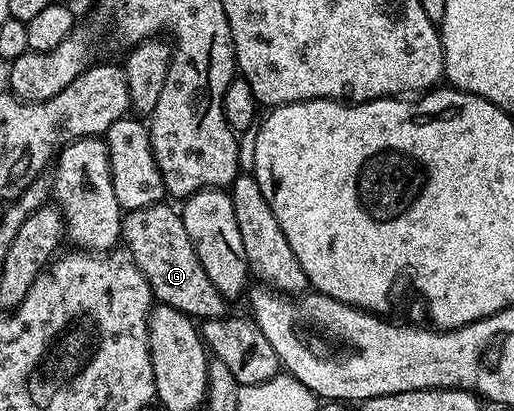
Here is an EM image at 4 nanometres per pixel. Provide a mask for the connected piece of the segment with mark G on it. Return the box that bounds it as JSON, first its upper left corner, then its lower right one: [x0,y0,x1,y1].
[121,204,227,320]

